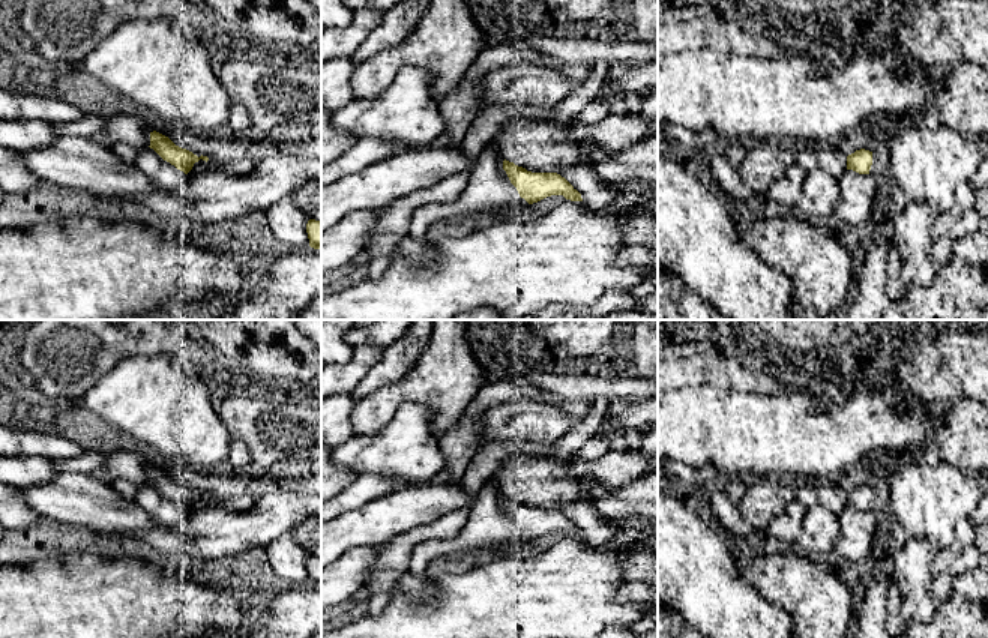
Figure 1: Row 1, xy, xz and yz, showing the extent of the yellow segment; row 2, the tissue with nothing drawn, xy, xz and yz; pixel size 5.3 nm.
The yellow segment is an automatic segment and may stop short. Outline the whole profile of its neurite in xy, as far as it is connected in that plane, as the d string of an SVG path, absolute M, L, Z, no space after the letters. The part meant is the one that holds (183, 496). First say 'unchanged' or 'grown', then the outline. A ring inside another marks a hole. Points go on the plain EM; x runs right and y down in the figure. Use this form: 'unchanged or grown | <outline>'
unchanged | M153 467L150 468L150 485L153 485L164 497L174 501L177 506L188 510L194 500L200 495L209 497L207 492L197 492L192 488L176 482L168 473Z

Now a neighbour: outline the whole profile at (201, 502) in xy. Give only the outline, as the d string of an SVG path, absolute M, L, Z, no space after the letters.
M207 492L209 497L200 495L194 500L192 506L188 509L188 513L210 507L210 506L225 506L230 510L239 512L252 503L252 500L246 495L230 498L227 501L218 498L213 492Z

